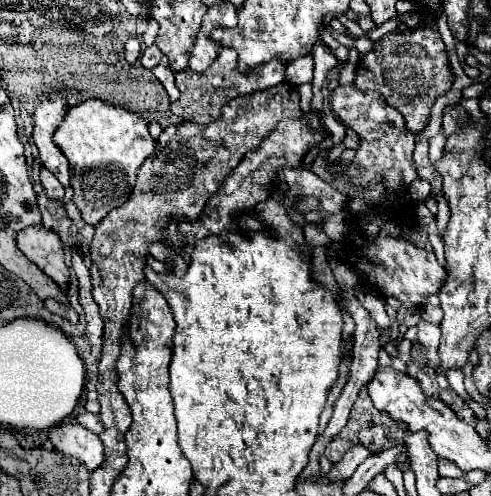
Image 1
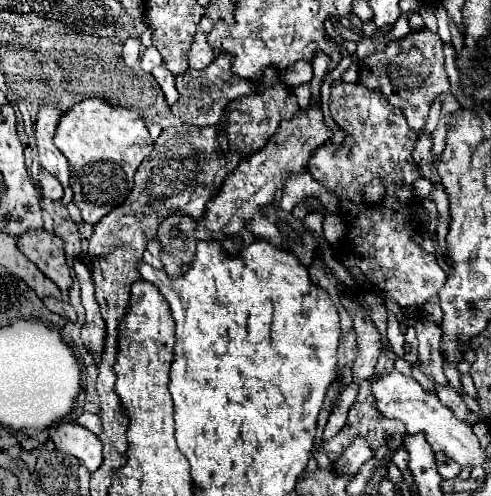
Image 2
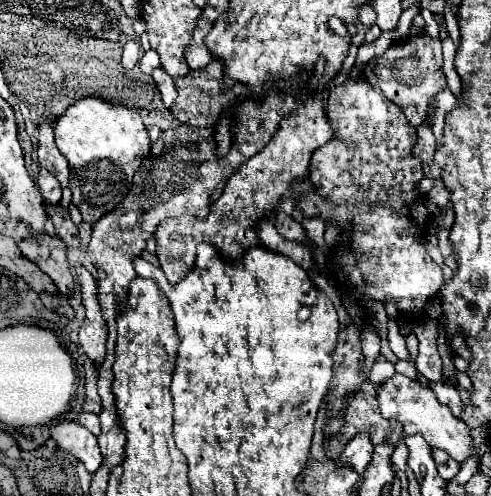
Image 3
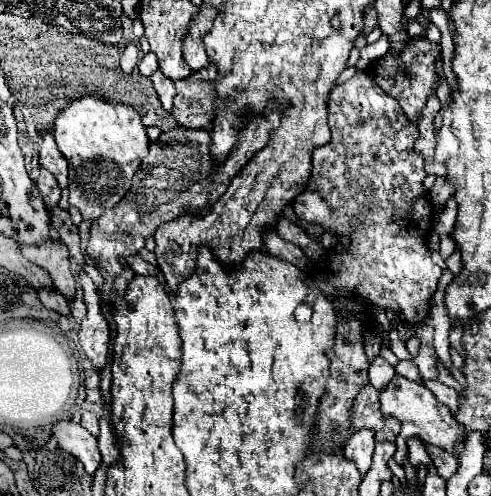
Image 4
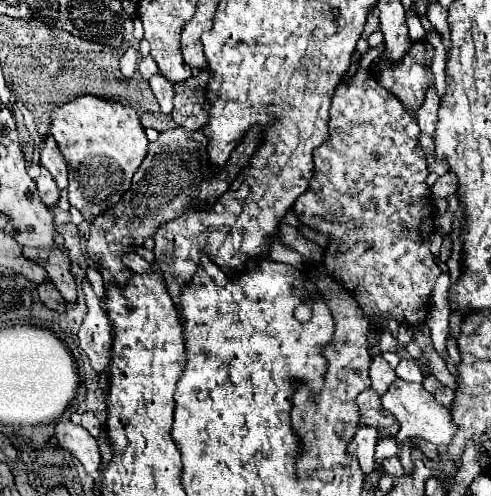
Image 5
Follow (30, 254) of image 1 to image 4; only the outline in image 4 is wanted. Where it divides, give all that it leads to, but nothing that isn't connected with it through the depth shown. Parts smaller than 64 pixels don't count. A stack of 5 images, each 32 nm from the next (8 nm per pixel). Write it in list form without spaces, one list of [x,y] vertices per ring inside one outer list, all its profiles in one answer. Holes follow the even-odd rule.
[[[48,240],[48,244],[38,244],[38,246],[28,246],[28,244],[22,244],[22,254],[38,264],[40,268],[44,268],[56,290],[66,296],[66,298],[74,298],[74,292],[76,292],[76,280],[70,272],[70,262],[68,262],[68,250],[66,250],[66,244],[60,242],[60,240]]]

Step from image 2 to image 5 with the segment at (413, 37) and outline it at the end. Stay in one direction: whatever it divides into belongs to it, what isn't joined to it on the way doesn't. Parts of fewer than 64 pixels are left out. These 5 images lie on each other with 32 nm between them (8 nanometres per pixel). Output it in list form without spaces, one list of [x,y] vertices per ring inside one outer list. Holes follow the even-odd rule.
[[[418,40],[402,60],[376,74],[376,80],[380,80],[380,84],[384,84],[384,88],[388,88],[388,92],[392,92],[412,116],[416,116],[416,108],[424,102],[424,88],[428,88],[428,84],[434,86],[432,58],[434,46]]]

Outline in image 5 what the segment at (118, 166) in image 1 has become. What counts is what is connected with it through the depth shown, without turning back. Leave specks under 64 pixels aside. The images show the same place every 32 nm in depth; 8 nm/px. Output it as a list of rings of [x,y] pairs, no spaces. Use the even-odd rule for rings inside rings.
[[[94,94],[80,96],[64,104],[62,108],[56,108],[52,116],[54,120],[50,124],[50,134],[58,142],[58,148],[64,160],[68,162],[68,172],[70,172],[70,184],[68,184],[70,206],[78,208],[84,220],[92,222],[96,216],[110,210],[124,196],[124,192],[130,188],[132,174],[138,170],[148,152],[148,138],[140,124],[140,116],[132,106],[124,106],[120,102],[108,102]]]

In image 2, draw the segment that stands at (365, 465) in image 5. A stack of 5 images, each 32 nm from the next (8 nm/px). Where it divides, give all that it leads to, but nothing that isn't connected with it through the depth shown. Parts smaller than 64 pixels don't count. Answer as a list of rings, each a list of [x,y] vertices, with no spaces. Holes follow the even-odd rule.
[[[356,438],[340,456],[340,460],[334,464],[334,474],[356,474],[360,470],[360,466],[372,458],[372,450],[368,448],[368,444],[362,438]]]

